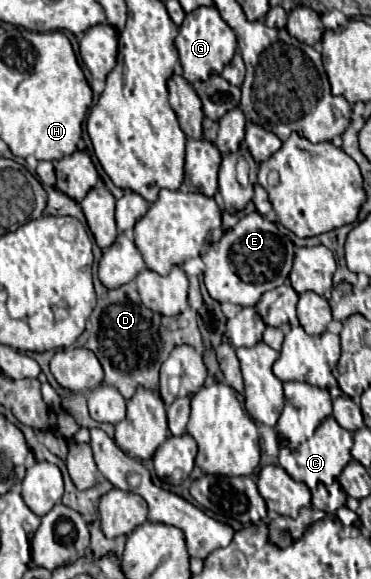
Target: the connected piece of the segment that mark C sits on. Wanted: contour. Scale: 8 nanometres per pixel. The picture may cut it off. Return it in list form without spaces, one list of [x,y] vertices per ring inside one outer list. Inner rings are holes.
[[[332,416],[326,418],[314,432],[314,436],[310,440],[306,440],[304,444],[296,446],[296,448],[280,448],[278,452],[278,460],[280,466],[298,482],[304,482],[312,491],[311,504],[314,508],[327,511],[330,506],[330,494],[328,485],[332,484],[340,472],[346,468],[346,464],[352,460],[350,448],[352,448],[352,432],[344,430]]]

